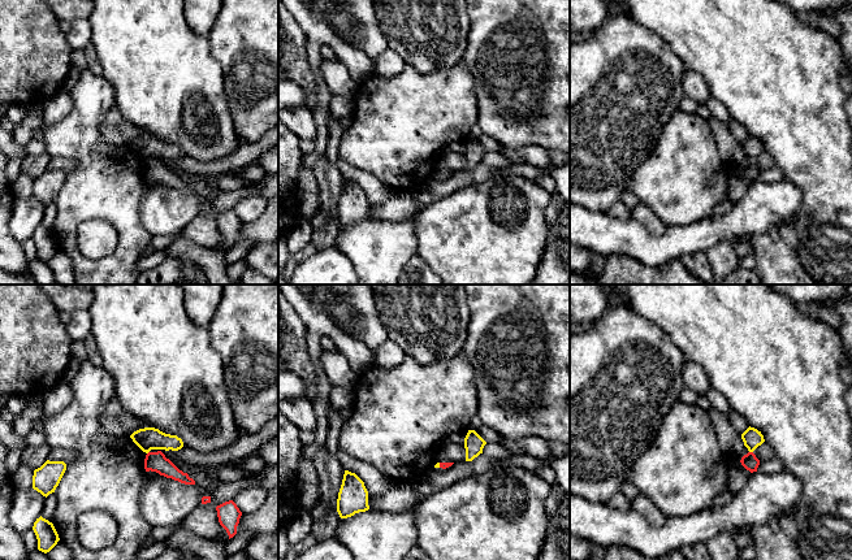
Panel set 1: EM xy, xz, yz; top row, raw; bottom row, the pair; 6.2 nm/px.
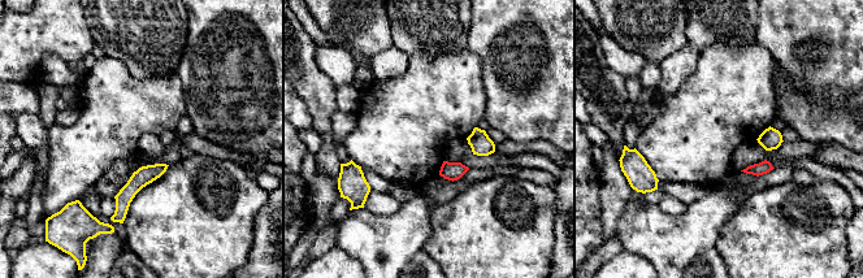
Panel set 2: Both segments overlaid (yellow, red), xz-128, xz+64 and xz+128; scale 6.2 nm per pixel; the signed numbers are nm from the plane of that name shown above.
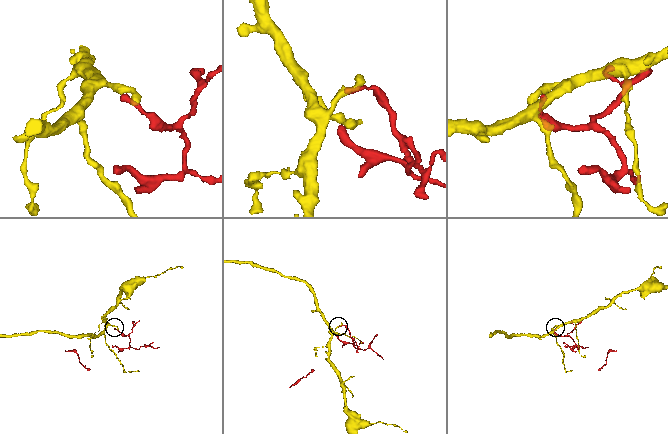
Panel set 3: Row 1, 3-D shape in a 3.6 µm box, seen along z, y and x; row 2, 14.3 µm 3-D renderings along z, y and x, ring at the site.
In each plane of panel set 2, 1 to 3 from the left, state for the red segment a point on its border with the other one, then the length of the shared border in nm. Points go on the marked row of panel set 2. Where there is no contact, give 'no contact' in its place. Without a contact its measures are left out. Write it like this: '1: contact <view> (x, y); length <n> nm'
1: no contact
2: no contact
3: no contact

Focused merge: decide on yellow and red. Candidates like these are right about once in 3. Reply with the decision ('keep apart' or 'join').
keep apart

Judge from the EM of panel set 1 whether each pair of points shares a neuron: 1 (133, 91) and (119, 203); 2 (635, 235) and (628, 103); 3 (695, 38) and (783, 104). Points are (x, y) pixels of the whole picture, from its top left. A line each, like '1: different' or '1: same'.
1: different
2: different
3: same

